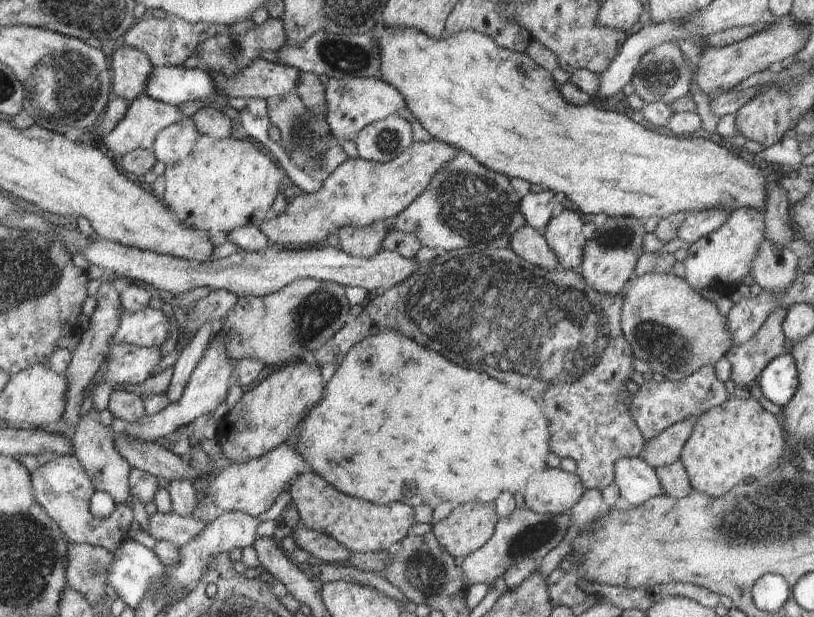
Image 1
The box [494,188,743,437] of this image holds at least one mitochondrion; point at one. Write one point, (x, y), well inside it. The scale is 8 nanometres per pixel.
(675, 351)

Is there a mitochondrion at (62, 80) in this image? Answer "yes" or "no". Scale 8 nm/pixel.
yes

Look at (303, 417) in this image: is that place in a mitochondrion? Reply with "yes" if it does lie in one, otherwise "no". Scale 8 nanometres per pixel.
no

